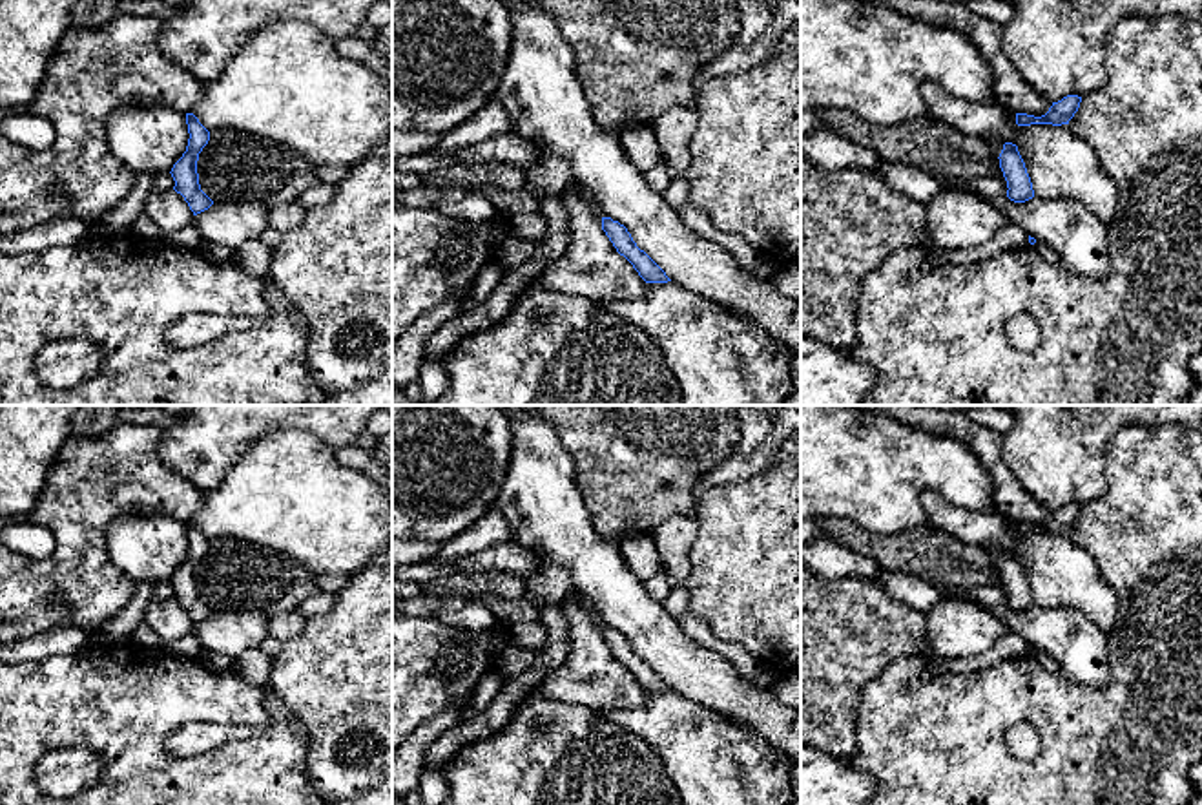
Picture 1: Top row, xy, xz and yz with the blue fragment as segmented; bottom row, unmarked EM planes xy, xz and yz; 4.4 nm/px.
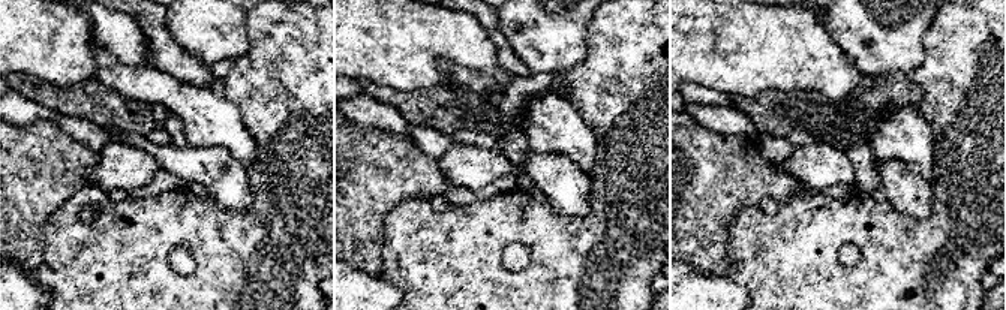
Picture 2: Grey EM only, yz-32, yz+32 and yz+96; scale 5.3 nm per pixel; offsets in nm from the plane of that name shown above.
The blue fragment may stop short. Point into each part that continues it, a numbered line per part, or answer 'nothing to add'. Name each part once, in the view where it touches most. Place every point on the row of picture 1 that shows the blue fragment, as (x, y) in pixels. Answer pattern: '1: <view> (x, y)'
nothing to add

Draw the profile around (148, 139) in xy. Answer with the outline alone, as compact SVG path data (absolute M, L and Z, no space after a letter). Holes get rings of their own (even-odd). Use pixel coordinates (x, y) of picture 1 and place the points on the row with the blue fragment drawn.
M130 106L106 122L111 153L133 173L170 173L188 146L186 113L166 106Z

